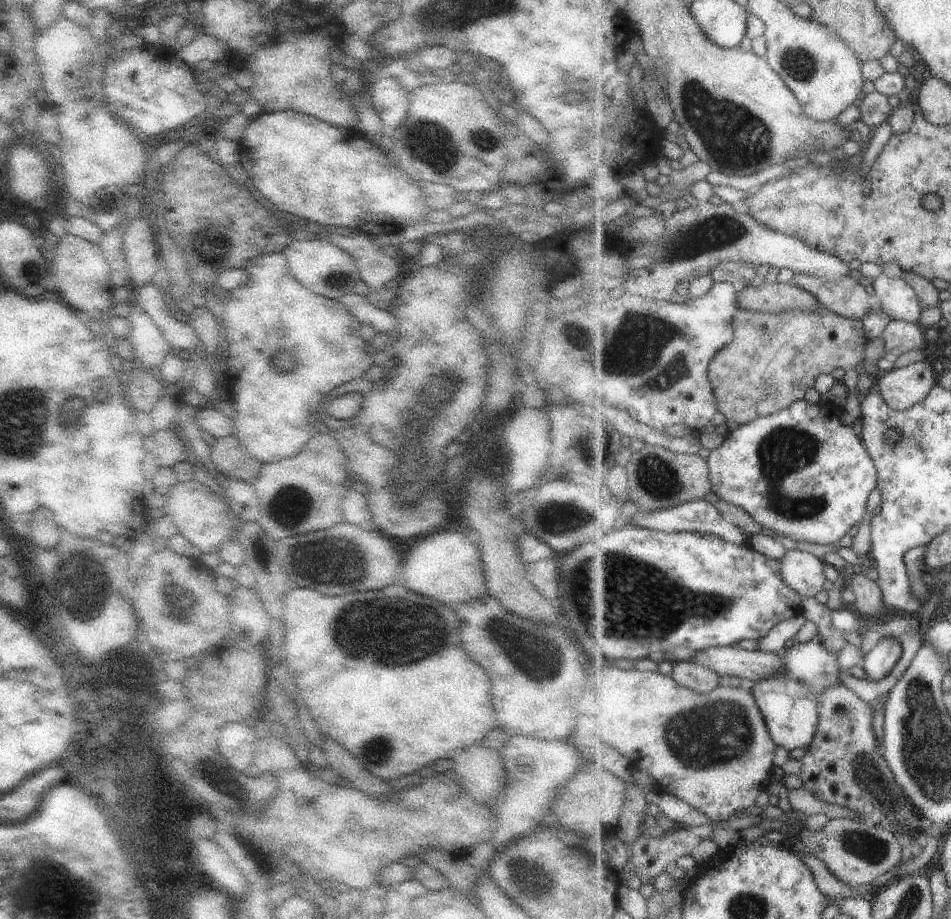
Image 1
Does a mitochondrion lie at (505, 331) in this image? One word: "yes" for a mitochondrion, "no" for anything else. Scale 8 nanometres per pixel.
no

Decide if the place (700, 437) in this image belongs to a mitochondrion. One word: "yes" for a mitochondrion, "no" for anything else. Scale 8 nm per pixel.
no

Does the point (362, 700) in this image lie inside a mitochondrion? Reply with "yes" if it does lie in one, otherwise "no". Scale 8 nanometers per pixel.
no

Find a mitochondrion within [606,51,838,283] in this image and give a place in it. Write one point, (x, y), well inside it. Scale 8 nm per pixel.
(740, 139)

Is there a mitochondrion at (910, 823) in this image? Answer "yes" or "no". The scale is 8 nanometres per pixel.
yes

